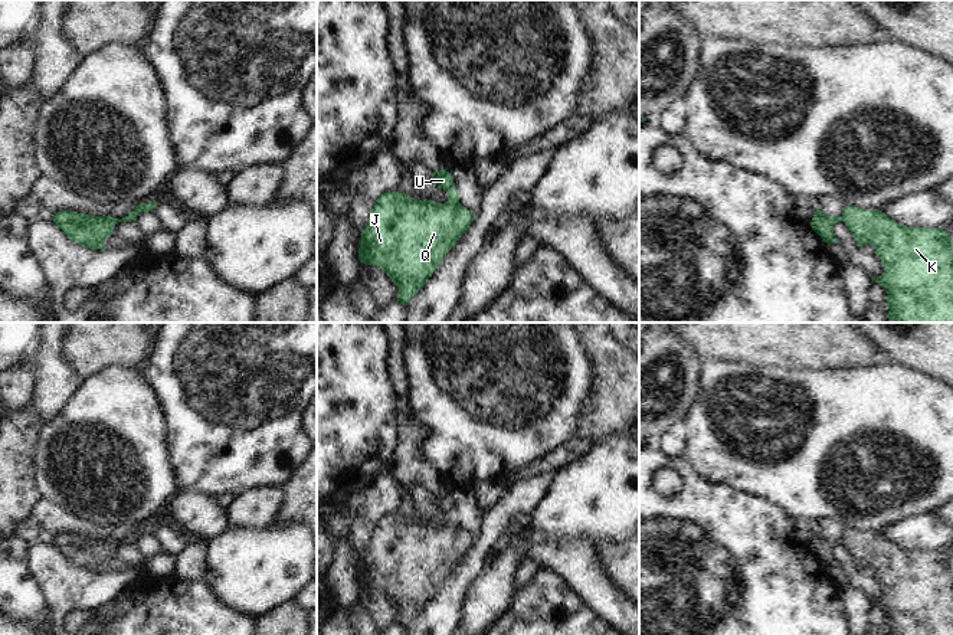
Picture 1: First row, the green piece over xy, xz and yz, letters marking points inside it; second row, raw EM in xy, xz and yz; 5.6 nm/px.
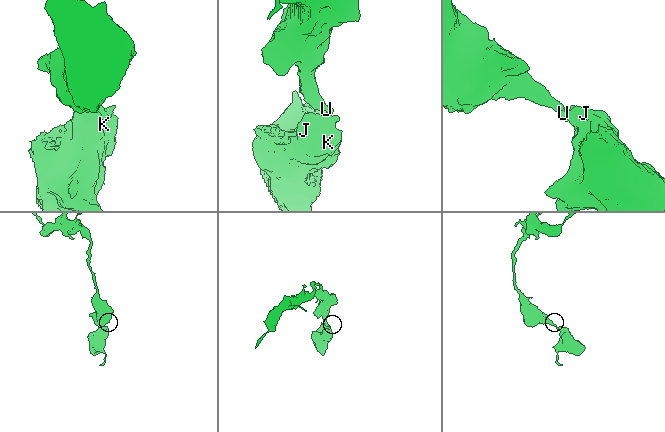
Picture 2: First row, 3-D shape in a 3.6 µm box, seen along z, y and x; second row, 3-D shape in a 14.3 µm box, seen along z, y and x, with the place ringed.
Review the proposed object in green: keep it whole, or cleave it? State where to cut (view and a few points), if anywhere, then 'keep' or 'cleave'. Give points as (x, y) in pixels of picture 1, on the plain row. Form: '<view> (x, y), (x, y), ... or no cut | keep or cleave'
xz (448, 523), (458, 524) | cleave

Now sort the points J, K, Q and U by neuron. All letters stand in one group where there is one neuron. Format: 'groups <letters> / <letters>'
groups J K Q / U

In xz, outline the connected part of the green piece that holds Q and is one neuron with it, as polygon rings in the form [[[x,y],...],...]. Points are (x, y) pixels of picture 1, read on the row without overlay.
[[[396,513],[383,515],[361,556],[358,583],[386,595],[397,608],[397,623],[407,628],[474,539],[459,524],[415,523]]]

